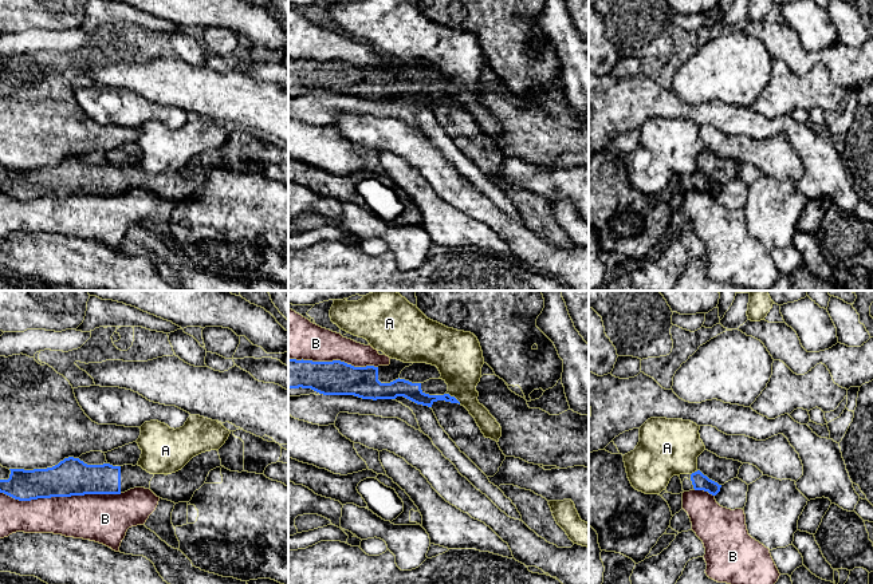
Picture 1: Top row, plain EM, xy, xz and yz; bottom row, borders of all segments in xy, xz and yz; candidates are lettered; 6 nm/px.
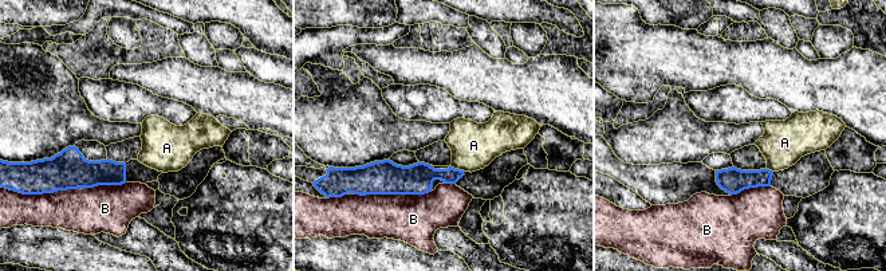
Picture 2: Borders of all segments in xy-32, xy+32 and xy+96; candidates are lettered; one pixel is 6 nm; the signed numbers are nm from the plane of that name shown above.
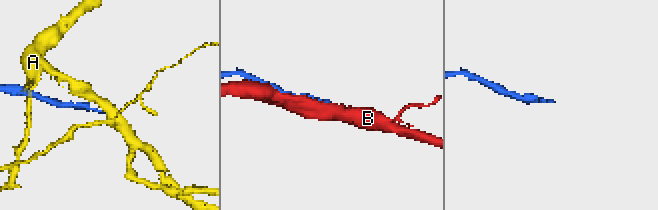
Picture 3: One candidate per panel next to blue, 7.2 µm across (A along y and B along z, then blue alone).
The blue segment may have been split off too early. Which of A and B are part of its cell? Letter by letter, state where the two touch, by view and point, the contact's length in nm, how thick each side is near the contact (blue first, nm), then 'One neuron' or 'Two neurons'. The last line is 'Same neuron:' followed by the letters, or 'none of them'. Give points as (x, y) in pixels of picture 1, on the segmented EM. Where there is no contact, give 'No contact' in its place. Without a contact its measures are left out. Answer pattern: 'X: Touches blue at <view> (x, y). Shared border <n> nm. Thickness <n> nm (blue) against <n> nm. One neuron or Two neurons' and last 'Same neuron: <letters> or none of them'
A: Touches blue at xz (453, 397). Shared border 110 nm. Thickness 100 nm (blue) against 280 nm. Two neurons
B: Touches blue at xy (61, 496). Shared border 750 nm. Thickness 220 nm (blue) against 280 nm. Two neurons
Same neuron: none of them

